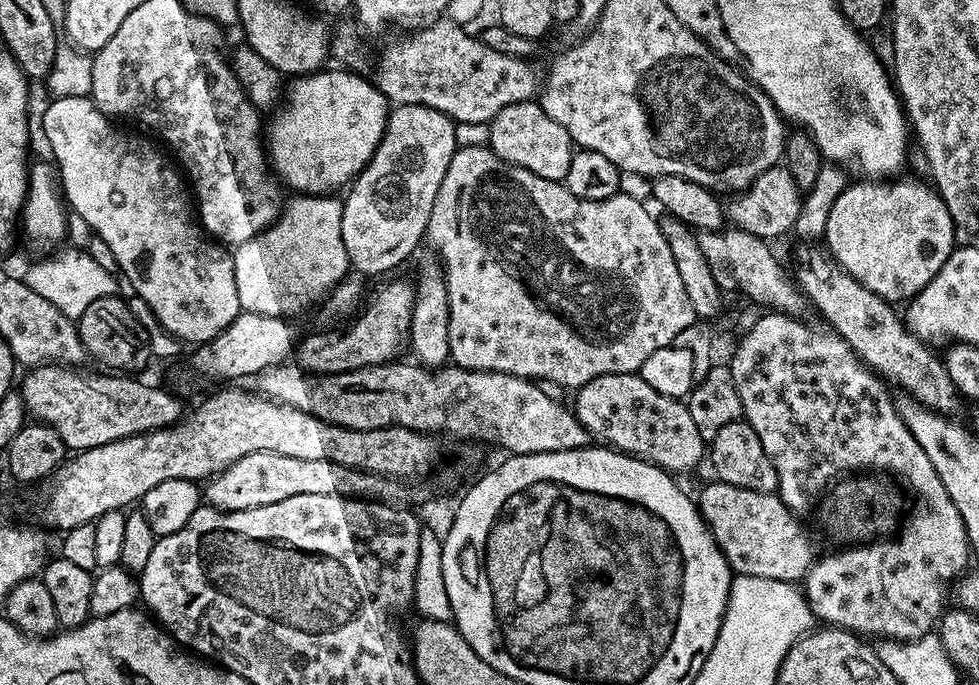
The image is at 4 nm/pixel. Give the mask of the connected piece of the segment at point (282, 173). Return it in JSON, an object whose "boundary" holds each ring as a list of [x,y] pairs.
{"boundary":[[[330,68],[295,77],[287,85],[282,103],[271,113],[272,125],[266,128],[266,155],[270,167],[296,194],[332,194],[337,191],[335,188],[351,185],[370,158],[374,158],[374,150],[378,150],[386,130],[390,102],[375,83],[371,79],[363,80],[356,72],[339,72]]]}

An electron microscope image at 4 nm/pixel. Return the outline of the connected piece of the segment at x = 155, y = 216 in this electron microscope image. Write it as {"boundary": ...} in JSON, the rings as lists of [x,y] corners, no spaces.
{"boundary":[[[88,96],[58,97],[49,99],[49,104],[45,106],[44,113],[40,116],[40,128],[44,131],[44,140],[48,143],[48,148],[52,151],[51,159],[54,161],[54,167],[58,173],[62,195],[66,201],[67,207],[73,213],[76,212],[89,224],[95,235],[102,238],[114,250],[116,267],[119,275],[128,279],[128,284],[137,293],[139,300],[146,302],[151,319],[159,324],[161,328],[170,336],[176,337],[177,340],[185,345],[199,346],[208,343],[222,332],[241,312],[240,303],[238,302],[237,282],[234,279],[234,266],[231,253],[223,245],[212,241],[206,237],[203,228],[200,226],[198,213],[194,207],[193,197],[190,195],[189,185],[182,175],[181,169],[166,155],[165,149],[159,143],[151,139],[143,140],[140,136],[131,136],[128,132],[123,132],[120,128],[115,128],[113,121],[105,112],[98,110],[98,106]]]}

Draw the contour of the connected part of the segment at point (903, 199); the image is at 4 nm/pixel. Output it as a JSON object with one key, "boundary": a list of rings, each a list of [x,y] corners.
{"boundary":[[[864,178],[861,184],[849,183],[842,194],[838,194],[834,206],[830,206],[830,218],[826,218],[826,230],[822,237],[837,264],[862,282],[866,290],[874,290],[874,294],[889,302],[907,302],[917,296],[930,278],[942,270],[946,258],[950,258],[958,244],[956,223],[950,218],[950,210],[946,210],[946,202],[942,202],[935,187],[920,180],[900,179],[904,178]]]}

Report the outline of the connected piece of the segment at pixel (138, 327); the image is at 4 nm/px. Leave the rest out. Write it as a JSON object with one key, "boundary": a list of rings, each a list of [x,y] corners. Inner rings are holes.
{"boundary":[[[115,294],[90,303],[78,320],[80,340],[84,344],[85,353],[91,359],[93,356],[98,363],[105,364],[100,366],[120,374],[136,374],[139,373],[139,368],[147,366],[148,360],[153,359],[148,329],[145,321],[136,315],[133,305],[119,298]]]}

